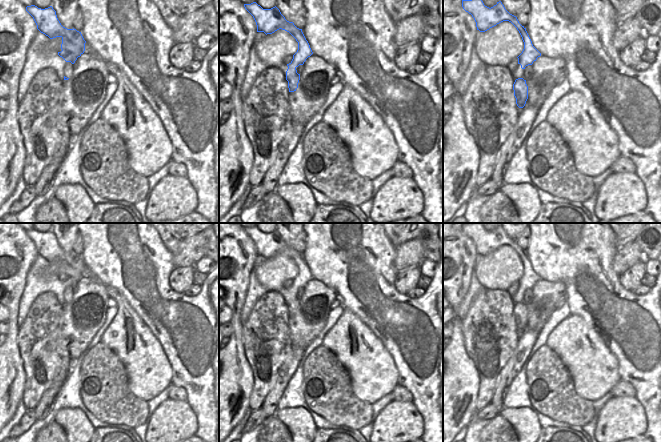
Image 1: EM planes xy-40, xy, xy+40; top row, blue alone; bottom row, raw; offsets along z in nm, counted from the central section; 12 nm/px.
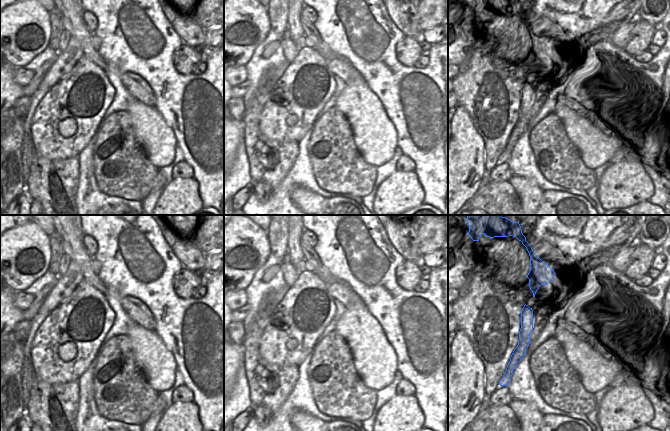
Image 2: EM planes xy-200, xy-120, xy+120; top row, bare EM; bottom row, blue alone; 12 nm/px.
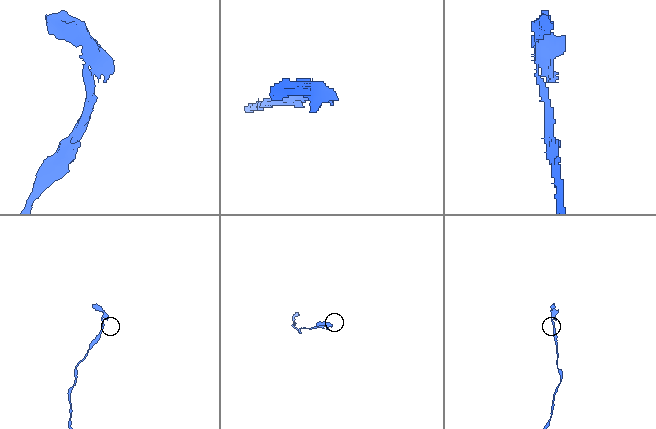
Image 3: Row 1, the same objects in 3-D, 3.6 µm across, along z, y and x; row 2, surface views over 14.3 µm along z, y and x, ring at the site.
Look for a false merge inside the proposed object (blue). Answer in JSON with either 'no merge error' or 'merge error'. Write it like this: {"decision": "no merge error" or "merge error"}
{"decision": "merge error"}

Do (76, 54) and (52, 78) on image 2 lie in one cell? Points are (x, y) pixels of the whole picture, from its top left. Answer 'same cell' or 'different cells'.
same cell

